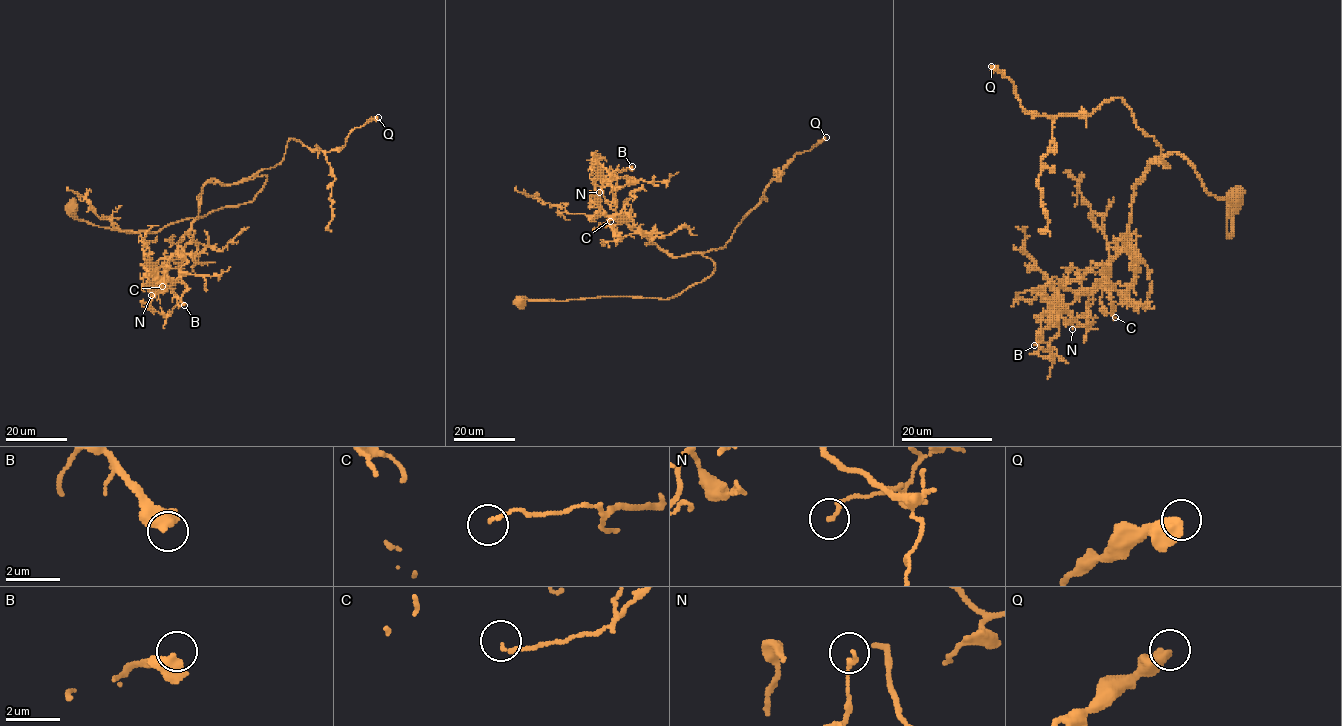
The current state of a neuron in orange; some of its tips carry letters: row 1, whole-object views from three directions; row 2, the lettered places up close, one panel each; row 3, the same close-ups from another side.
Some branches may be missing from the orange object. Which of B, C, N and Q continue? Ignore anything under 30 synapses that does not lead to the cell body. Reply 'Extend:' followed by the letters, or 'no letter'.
Extend: B

